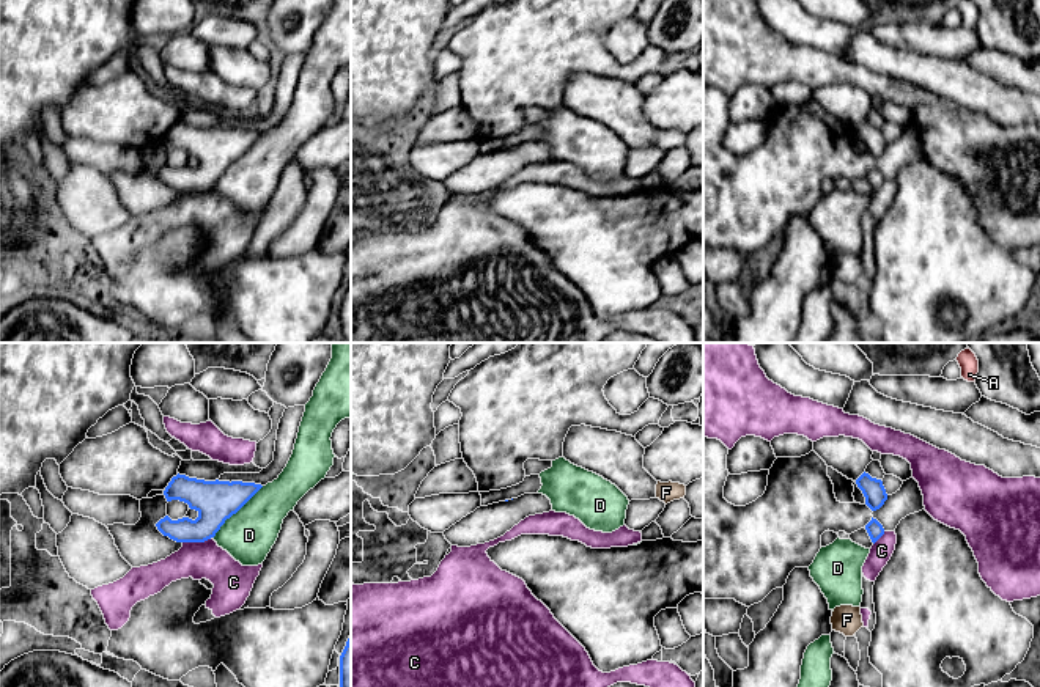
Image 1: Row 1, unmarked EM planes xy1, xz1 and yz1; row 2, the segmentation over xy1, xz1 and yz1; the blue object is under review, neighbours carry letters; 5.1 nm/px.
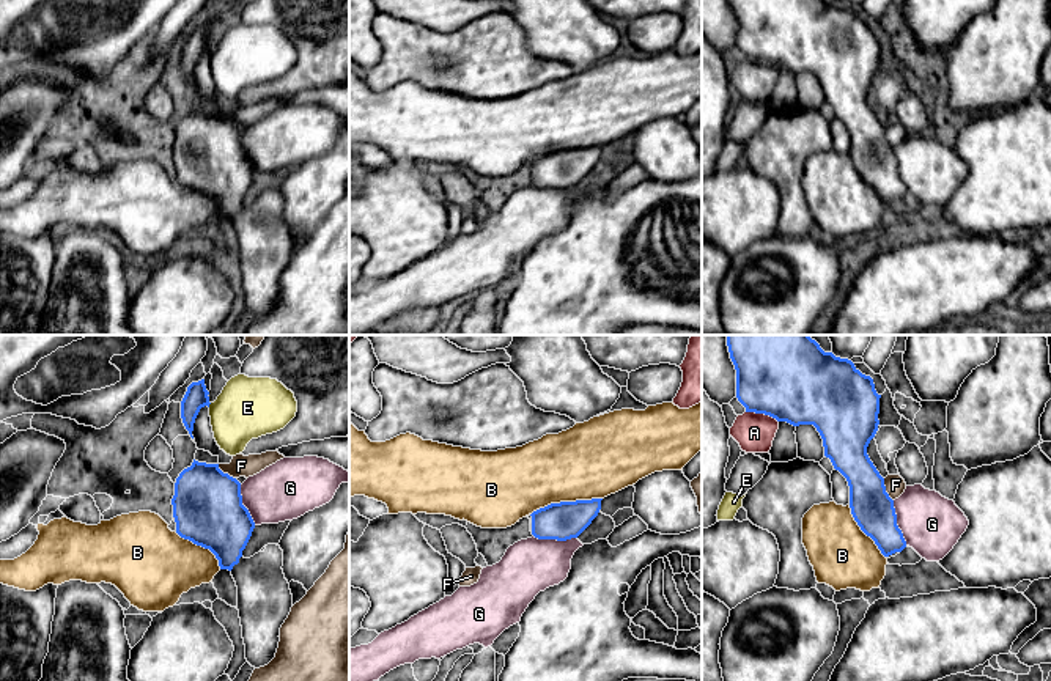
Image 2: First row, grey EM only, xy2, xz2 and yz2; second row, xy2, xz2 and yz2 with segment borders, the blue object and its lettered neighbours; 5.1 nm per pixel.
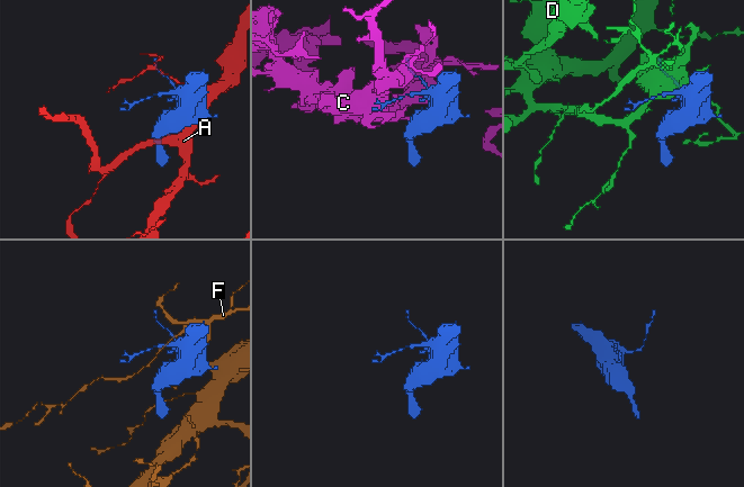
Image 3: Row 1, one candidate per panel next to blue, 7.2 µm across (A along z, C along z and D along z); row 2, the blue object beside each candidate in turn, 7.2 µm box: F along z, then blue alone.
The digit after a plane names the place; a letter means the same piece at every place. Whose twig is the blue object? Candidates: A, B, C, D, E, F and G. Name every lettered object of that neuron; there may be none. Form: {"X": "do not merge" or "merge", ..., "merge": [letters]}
{"A": "do not merge", "B": "do not merge", "C": "do not merge", "D": "do not merge", "E": "do not merge", "F": "do not merge", "G": "do not merge", "merge": []}

